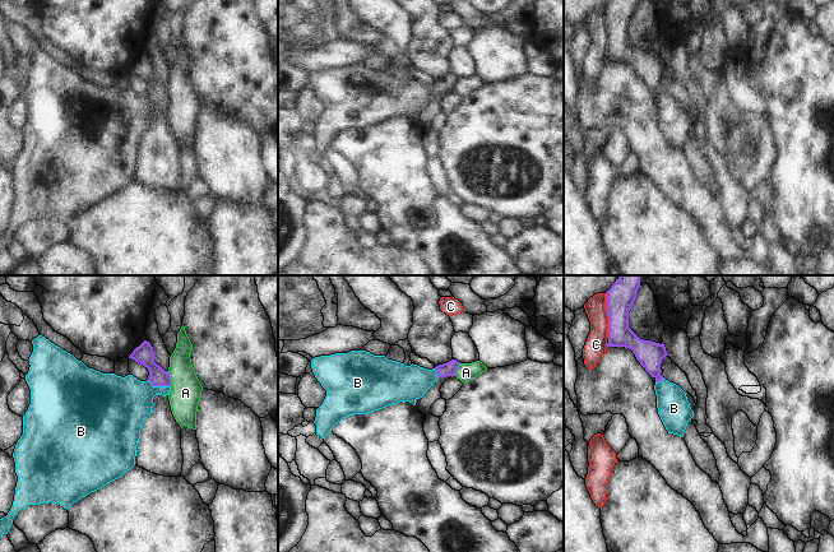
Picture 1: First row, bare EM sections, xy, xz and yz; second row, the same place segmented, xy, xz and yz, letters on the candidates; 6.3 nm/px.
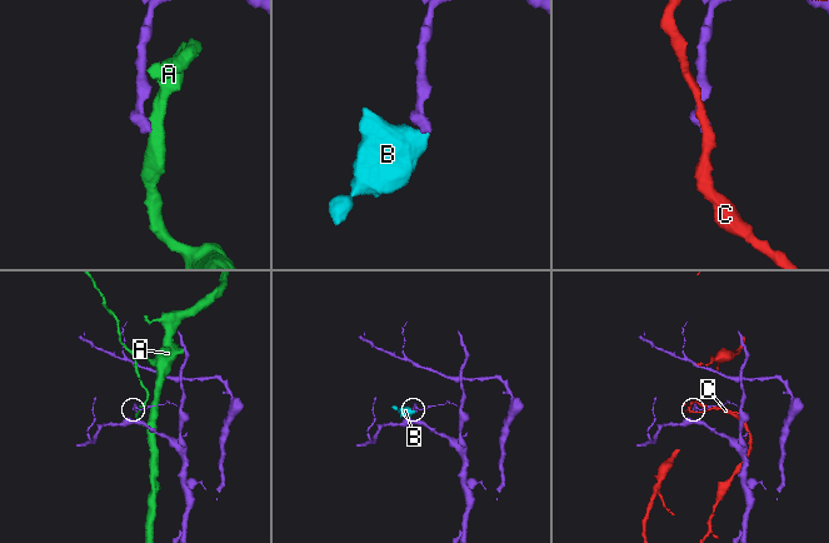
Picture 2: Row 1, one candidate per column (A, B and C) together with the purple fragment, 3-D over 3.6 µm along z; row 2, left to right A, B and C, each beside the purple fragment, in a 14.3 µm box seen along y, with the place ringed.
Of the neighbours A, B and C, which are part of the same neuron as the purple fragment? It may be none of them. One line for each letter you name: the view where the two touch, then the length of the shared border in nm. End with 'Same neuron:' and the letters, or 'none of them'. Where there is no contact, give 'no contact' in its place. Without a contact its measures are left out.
B: contact in xy; length 160 nm
Same neuron: B

